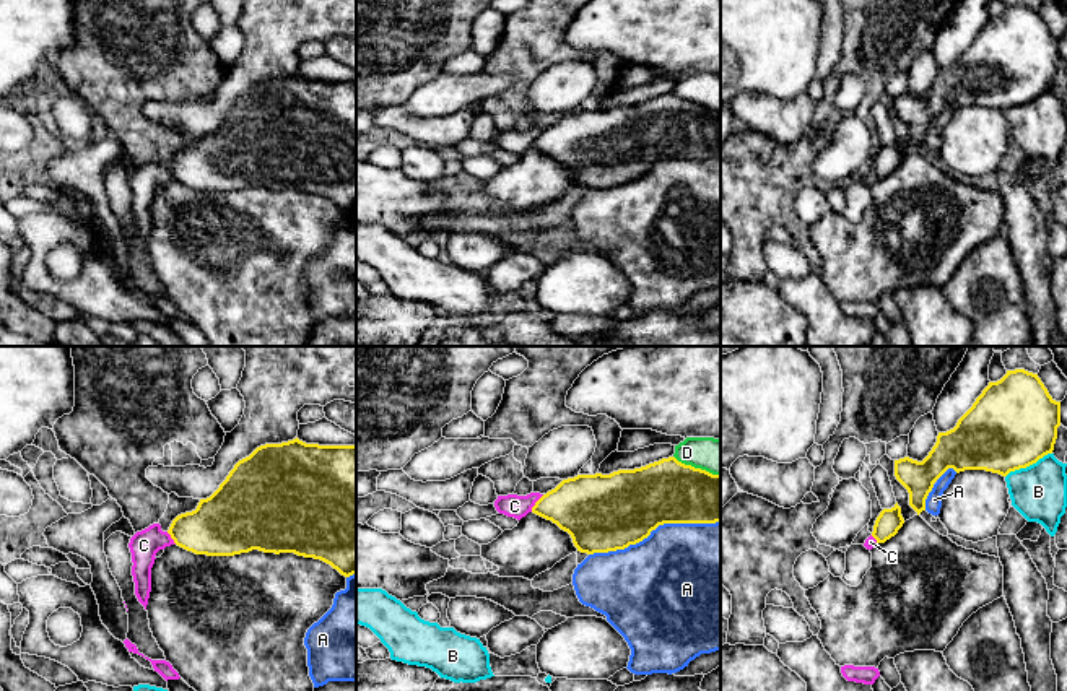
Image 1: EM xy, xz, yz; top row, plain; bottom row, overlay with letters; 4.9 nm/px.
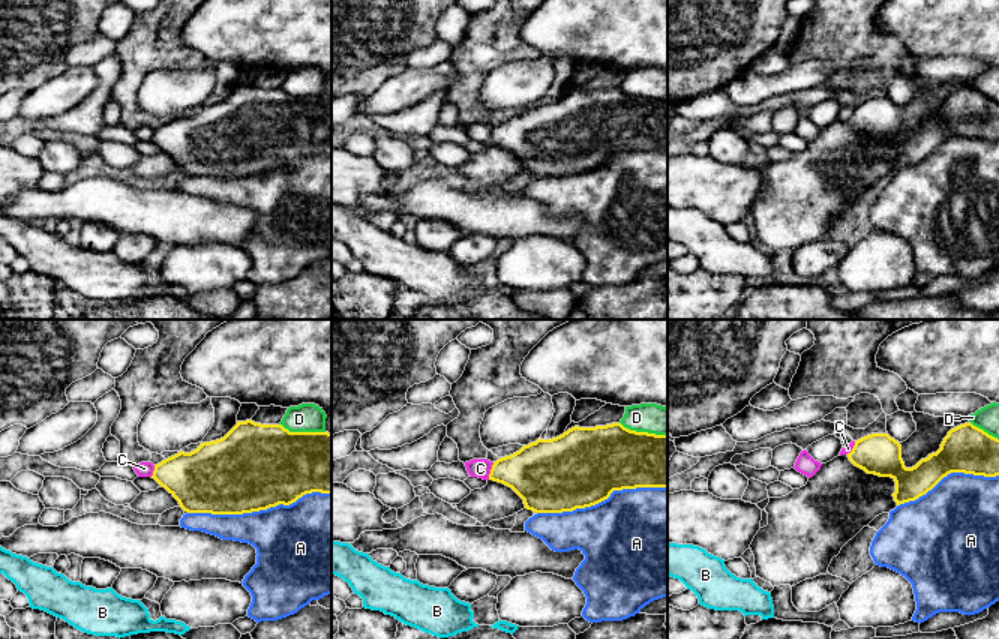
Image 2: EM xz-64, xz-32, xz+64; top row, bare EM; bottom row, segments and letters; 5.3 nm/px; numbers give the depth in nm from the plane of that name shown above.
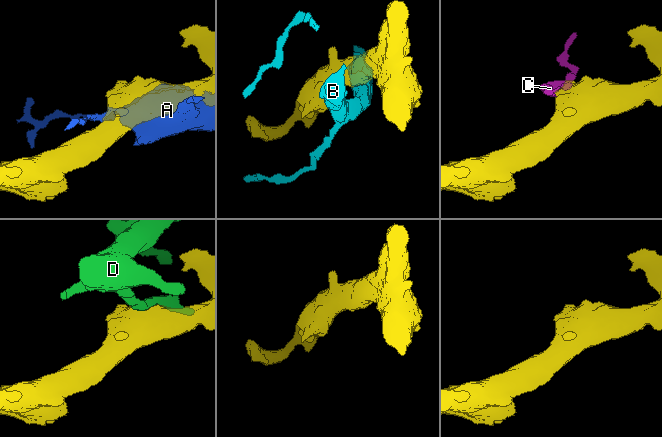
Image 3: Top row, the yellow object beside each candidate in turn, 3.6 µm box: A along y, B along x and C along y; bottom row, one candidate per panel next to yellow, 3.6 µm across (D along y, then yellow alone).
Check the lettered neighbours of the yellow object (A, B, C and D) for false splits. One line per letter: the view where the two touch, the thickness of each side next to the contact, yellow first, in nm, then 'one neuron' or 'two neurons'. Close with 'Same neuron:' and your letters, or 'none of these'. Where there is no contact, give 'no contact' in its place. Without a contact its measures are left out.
A: meets yellow in xz; 380 nm thick on the yellow side, 480 nm on the other; two neurons
B: meets yellow in yz; 440 nm thick on the yellow side, 280 nm on the other; two neurons
C: meets yellow in xz; 320 nm thick on the yellow side, 110 nm on the other; two neurons
D: meets yellow in xz; 320 nm thick on the yellow side, 180 nm on the other; two neurons
Same neuron: none of these

